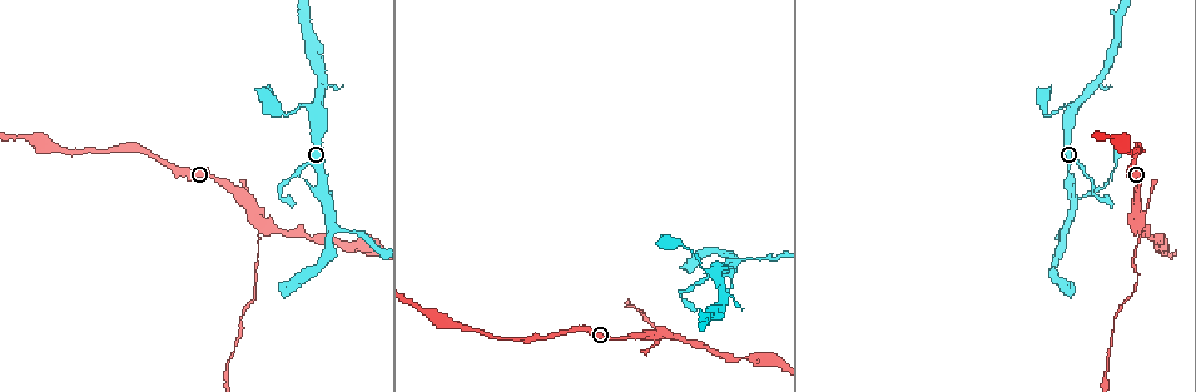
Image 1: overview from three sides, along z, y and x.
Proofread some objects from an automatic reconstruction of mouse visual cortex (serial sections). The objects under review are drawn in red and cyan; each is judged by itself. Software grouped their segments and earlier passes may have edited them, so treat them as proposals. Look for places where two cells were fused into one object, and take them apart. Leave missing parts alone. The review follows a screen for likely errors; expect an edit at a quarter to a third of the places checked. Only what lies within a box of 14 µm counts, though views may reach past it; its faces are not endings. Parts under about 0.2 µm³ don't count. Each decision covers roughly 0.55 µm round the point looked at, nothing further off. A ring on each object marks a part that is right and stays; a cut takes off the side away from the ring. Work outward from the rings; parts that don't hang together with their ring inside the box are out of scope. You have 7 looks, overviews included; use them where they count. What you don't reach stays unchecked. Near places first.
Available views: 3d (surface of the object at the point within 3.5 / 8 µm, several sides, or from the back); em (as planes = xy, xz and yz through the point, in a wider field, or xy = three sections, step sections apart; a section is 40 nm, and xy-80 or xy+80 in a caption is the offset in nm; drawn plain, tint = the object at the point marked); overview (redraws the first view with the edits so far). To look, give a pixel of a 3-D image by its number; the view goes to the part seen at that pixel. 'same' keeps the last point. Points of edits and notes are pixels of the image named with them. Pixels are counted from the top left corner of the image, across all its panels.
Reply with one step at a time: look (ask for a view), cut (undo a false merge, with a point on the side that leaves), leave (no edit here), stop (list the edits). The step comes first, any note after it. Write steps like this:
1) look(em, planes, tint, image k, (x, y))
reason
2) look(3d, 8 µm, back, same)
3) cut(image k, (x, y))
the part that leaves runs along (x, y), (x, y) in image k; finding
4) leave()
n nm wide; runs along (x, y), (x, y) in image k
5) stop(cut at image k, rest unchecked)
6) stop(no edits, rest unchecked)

look(3d, 3.5 µm, image 1, (1072, 110))
abrupt turn

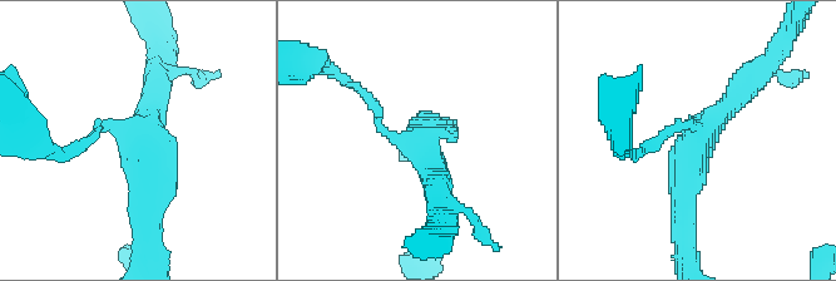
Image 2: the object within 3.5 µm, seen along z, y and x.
look(em, planes, tint, image 2, (700, 138))

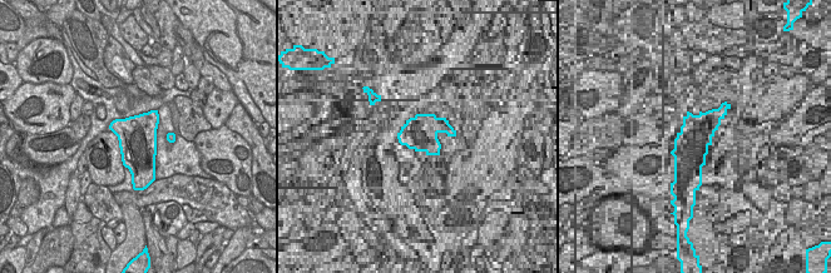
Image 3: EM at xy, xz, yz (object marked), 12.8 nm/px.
look(em, xy, step 2, tint, same)
another direction

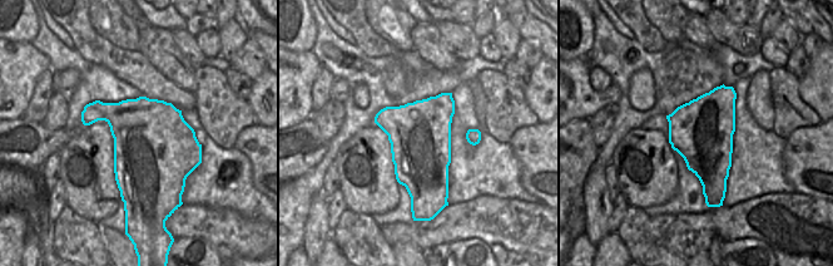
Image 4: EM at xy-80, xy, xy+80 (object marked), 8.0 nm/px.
leave()
500 nm wide; runs along (682, 218), (692, 144), (753, 79) in image 2; continuous, no second cell

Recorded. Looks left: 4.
look(3d, 8 µm, image 1, (259, 222))
side arm on a straight run

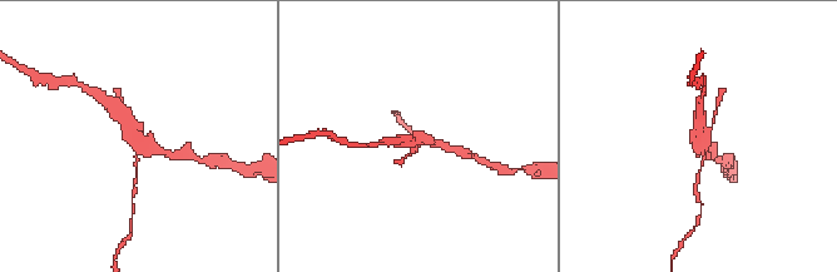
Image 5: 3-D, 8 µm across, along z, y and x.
look(3d, 3.5 µm, image 5, (138, 139))

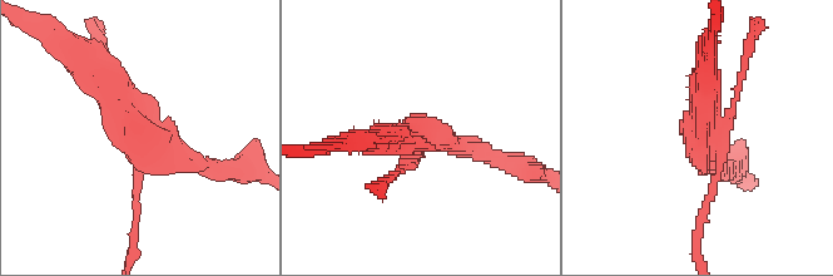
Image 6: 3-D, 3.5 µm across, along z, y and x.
cut(image 6, (740, 75))
two cells meet here

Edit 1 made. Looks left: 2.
stop(cut at image 6, rest unchecked)

